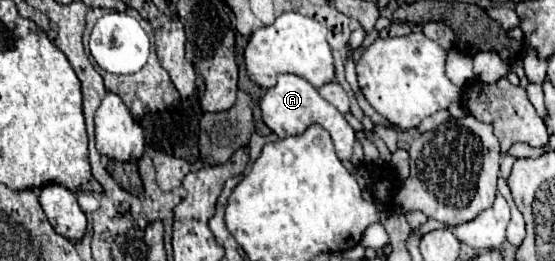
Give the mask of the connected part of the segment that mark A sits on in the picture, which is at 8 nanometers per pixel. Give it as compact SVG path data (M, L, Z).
M280 74L278 76L278 84L274 88L266 90L266 94L264 94L262 102L260 102L260 108L262 108L264 124L278 138L298 136L310 124L318 124L318 126L322 126L324 130L330 132L338 158L340 160L350 160L352 146L354 146L354 130L352 130L352 126L344 120L344 116L332 104L328 104L324 98L320 98L316 88L310 82L306 82L304 78L300 78L296 74Z

